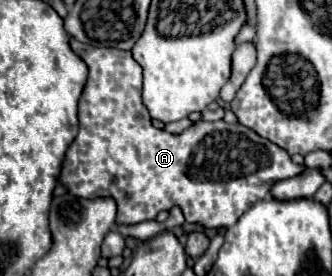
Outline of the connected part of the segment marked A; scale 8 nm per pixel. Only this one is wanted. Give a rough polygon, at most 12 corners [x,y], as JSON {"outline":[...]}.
{"outline":[[129,50],[87,64],[59,182],[117,224],[231,228],[303,164],[243,124],[155,128]]}

